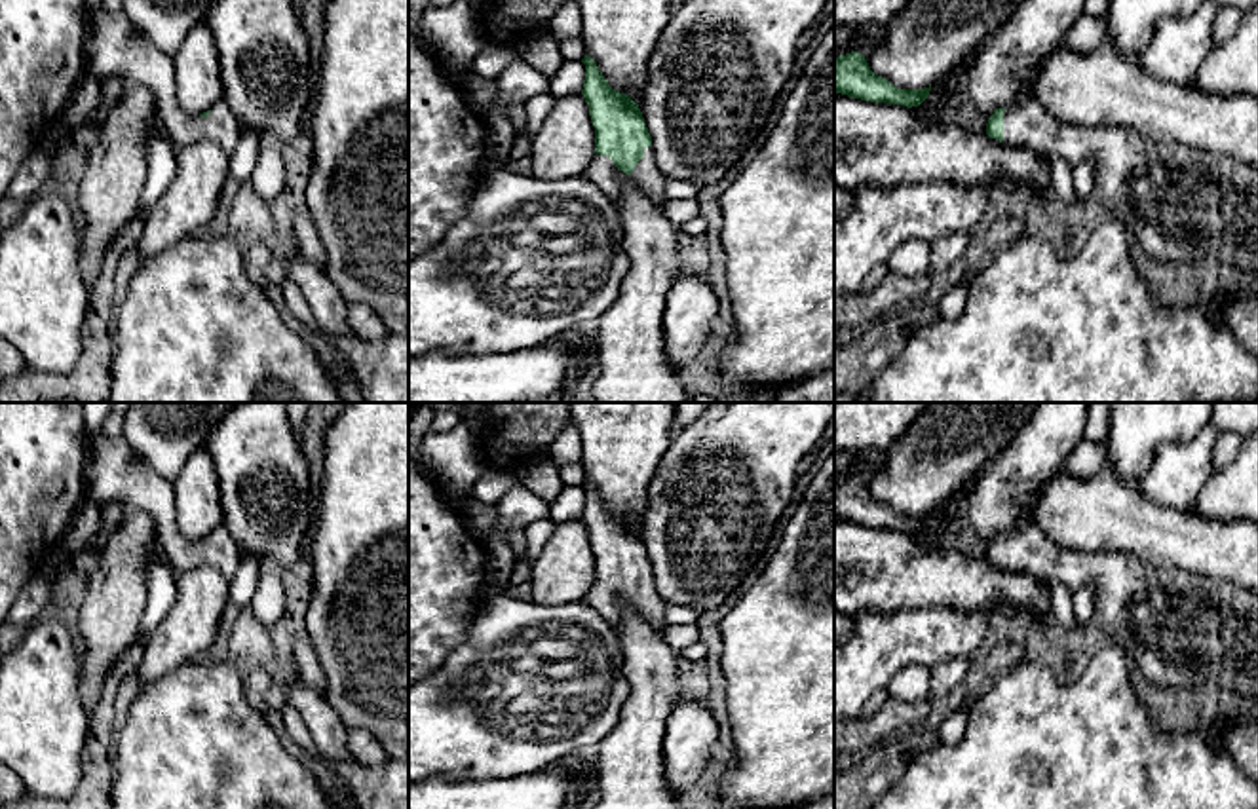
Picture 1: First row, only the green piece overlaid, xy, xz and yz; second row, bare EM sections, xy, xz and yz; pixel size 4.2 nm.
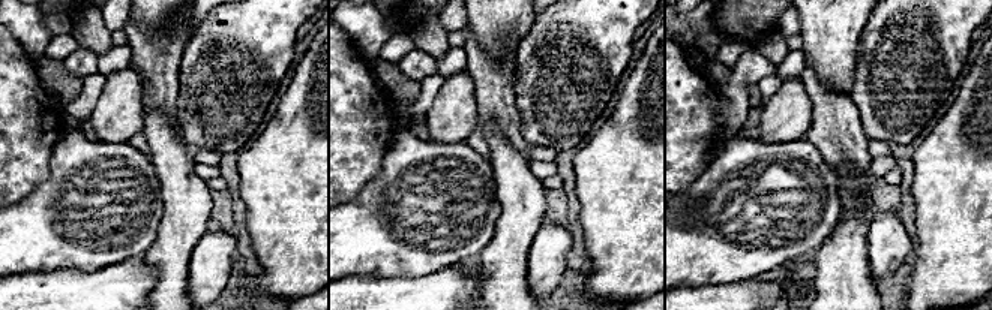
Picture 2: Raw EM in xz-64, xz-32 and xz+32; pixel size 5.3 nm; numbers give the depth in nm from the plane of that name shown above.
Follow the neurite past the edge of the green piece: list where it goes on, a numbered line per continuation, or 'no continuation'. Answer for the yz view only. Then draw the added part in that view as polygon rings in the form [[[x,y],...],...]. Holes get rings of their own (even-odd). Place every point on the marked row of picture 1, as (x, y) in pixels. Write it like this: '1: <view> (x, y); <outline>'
1: yz (1184, 206); [[[1028,101],[1003,112],[1003,144],[1060,156],[1072,167],[1095,161],[1093,199],[1117,215],[1131,239],[1153,258],[1169,264],[1207,264],[1224,275],[1258,275],[1258,167],[1235,156],[1157,141],[1133,127],[1081,127],[1060,122],[1039,103]]]

